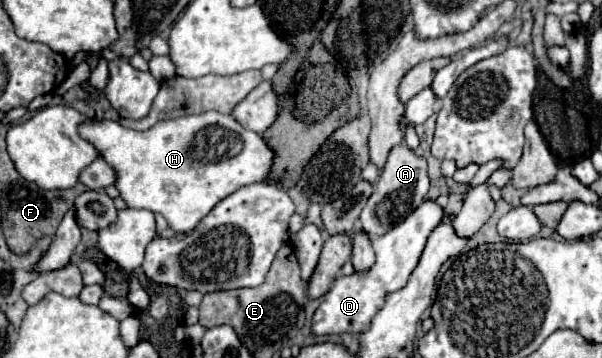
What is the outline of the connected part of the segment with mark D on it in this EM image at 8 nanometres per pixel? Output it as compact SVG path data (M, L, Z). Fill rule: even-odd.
M423 201L403 223L393 227L389 233L381 237L373 237L375 247L375 263L367 273L339 275L331 289L325 293L321 305L317 307L311 323L313 335L343 335L343 333L361 333L361 329L369 327L373 313L381 309L385 297L407 285L409 275L417 267L417 261L425 249L427 237L439 225L443 217L443 209L435 201Z

